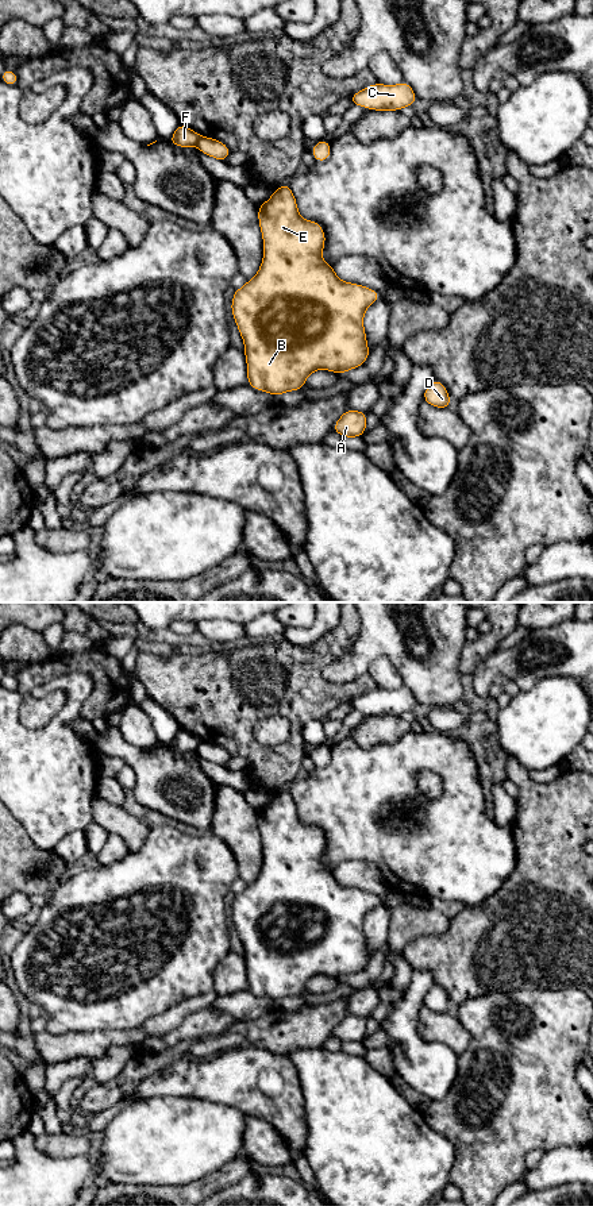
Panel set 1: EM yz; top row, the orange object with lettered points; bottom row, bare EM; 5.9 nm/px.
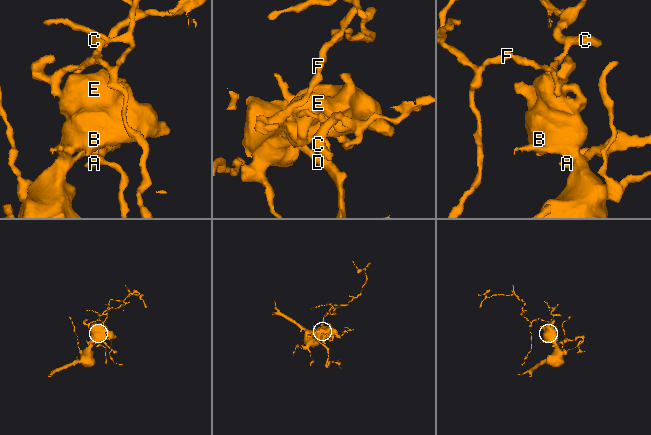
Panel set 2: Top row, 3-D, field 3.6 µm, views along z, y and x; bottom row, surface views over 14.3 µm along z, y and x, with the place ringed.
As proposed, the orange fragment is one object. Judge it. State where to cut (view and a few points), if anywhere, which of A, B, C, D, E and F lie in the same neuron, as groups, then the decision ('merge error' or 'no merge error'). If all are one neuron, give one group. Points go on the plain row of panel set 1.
cut in yz along (199, 740), (195, 750); A B C D E / F; merge error

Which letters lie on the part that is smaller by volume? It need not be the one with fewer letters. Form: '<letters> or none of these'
F

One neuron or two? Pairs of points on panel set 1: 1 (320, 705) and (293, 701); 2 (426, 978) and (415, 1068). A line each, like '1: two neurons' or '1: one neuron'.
1: one neuron
2: one neuron

